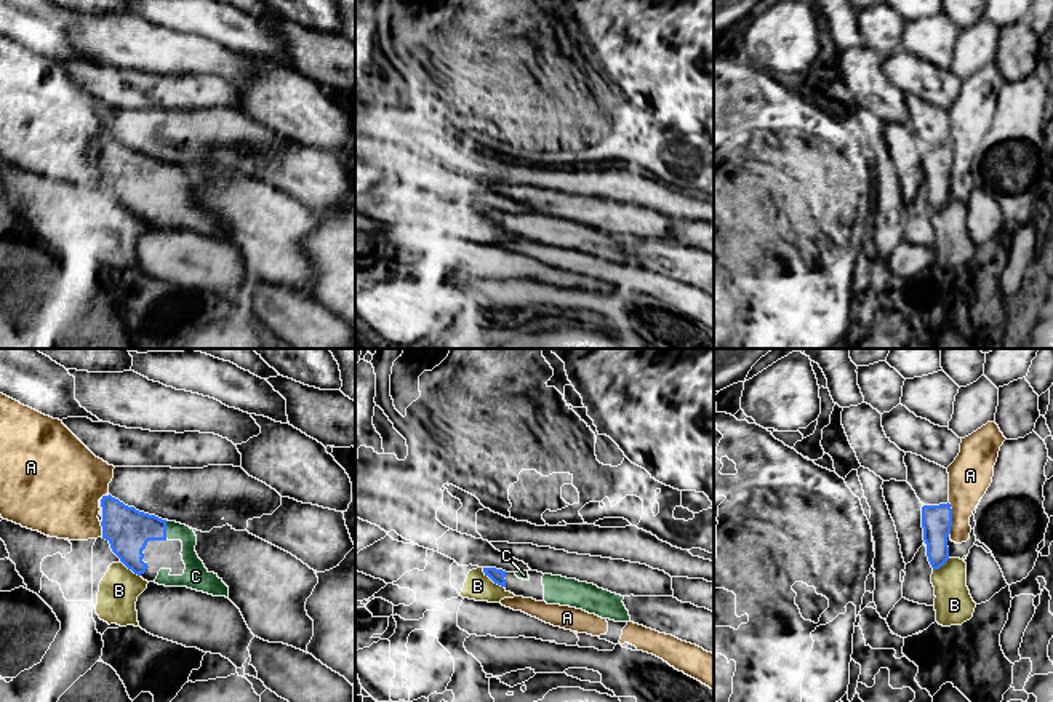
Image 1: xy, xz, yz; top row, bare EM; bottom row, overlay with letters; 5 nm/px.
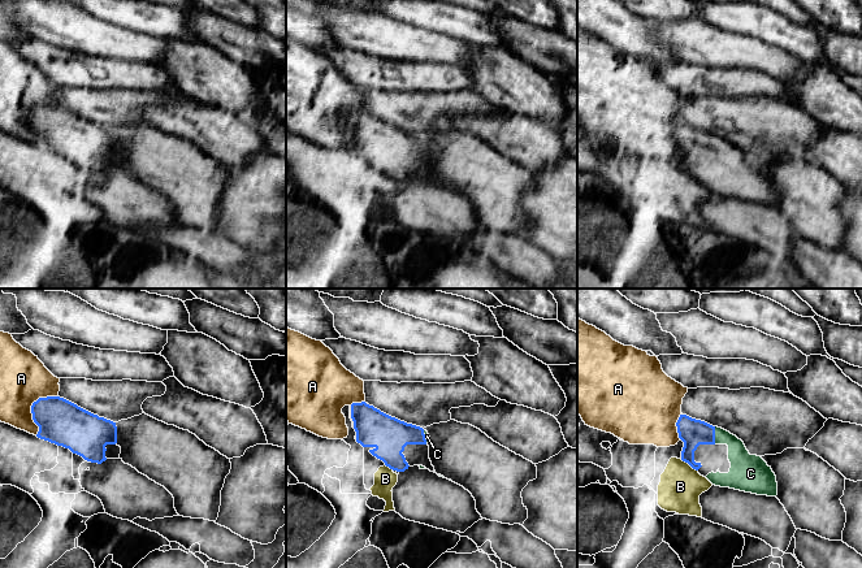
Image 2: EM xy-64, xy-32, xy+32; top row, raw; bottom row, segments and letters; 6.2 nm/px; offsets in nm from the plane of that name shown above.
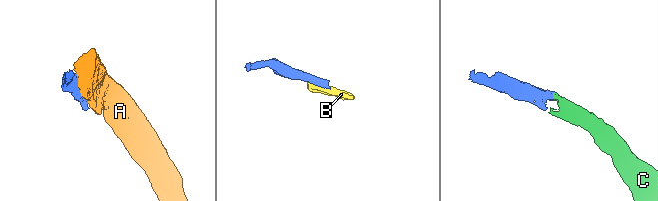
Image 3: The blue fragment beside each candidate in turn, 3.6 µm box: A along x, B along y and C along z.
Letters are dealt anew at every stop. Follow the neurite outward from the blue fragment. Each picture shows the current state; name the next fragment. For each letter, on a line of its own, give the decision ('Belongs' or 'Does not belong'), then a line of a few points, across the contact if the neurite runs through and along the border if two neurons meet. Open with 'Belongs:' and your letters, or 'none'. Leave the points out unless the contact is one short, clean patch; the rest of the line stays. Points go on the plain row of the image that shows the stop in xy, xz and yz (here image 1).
Belongs: C
A: Does not belong
B: Does not belong. Line: xz (482, 210), (503, 229)
C: Belongs

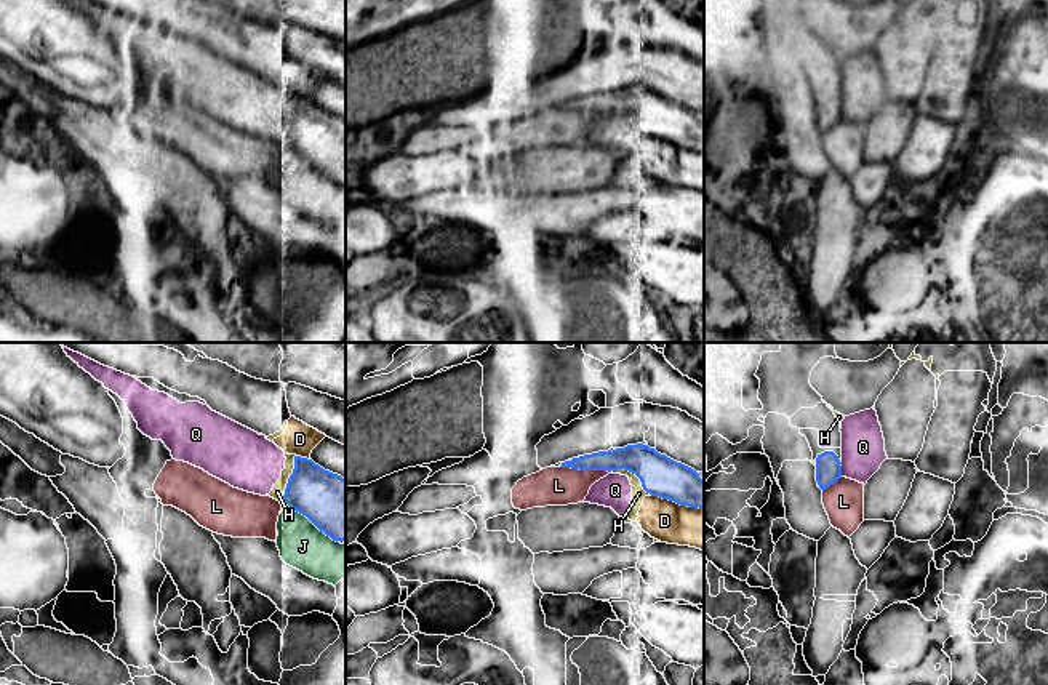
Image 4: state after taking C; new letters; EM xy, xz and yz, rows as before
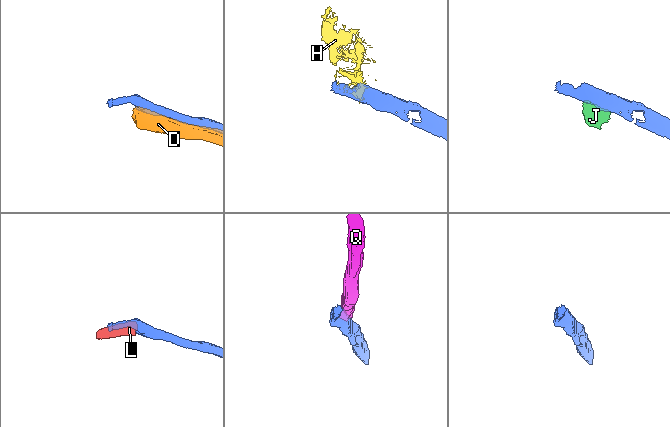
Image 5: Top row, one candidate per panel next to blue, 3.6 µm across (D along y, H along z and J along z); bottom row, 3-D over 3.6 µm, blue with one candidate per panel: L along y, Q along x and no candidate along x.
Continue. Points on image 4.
Belongs: Q
D: Does not belong
H: Does not belong
J: Does not belong. Line: xy (290, 148), (304, 156), (336, 184)
L: Does not belong
Q: Belongs. Line: yz (828, 106), (832, 111), (840, 111), (863, 88)

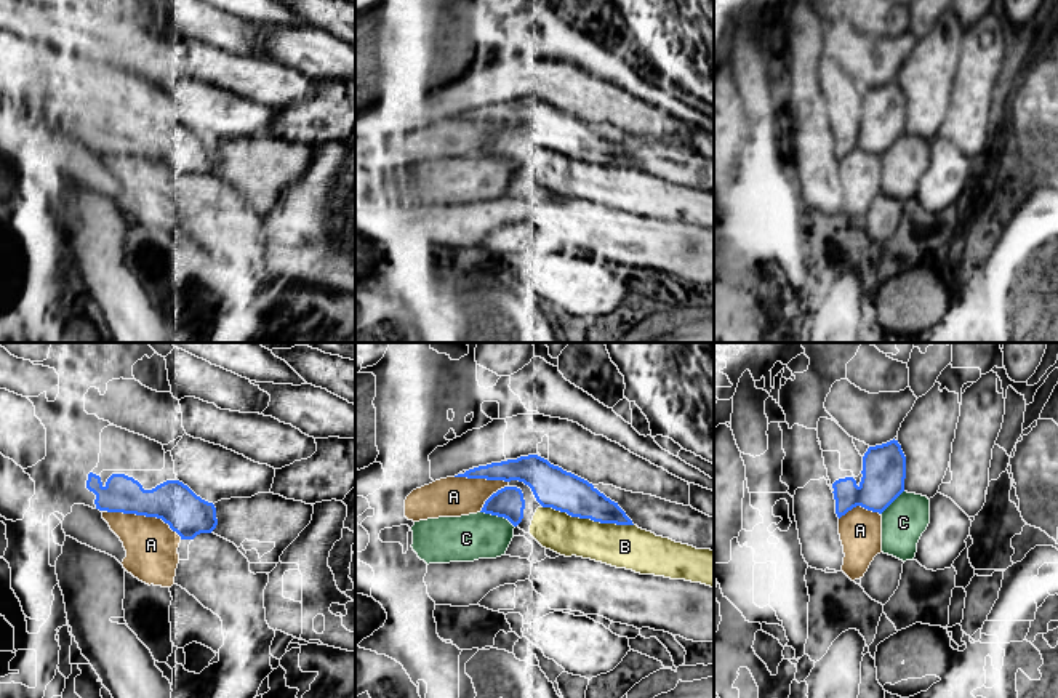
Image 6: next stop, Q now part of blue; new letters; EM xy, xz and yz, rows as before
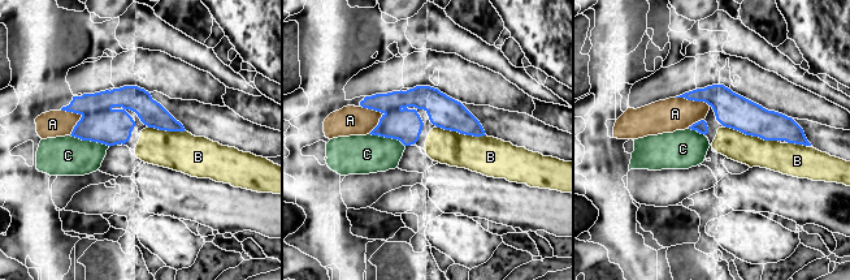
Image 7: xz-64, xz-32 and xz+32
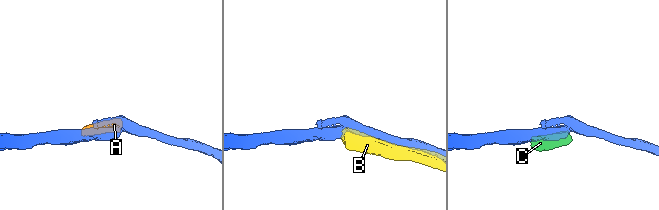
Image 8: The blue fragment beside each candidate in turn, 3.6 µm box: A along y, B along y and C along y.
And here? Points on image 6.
Belongs: none
A: Does not belong. Line: xy (108, 152), (160, 159), (181, 180)
B: Does not belong
C: Does not belong

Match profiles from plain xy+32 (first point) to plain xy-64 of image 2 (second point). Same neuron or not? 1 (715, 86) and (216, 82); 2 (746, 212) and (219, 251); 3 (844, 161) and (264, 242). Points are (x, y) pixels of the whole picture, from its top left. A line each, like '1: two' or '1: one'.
1: two
2: two
3: two

